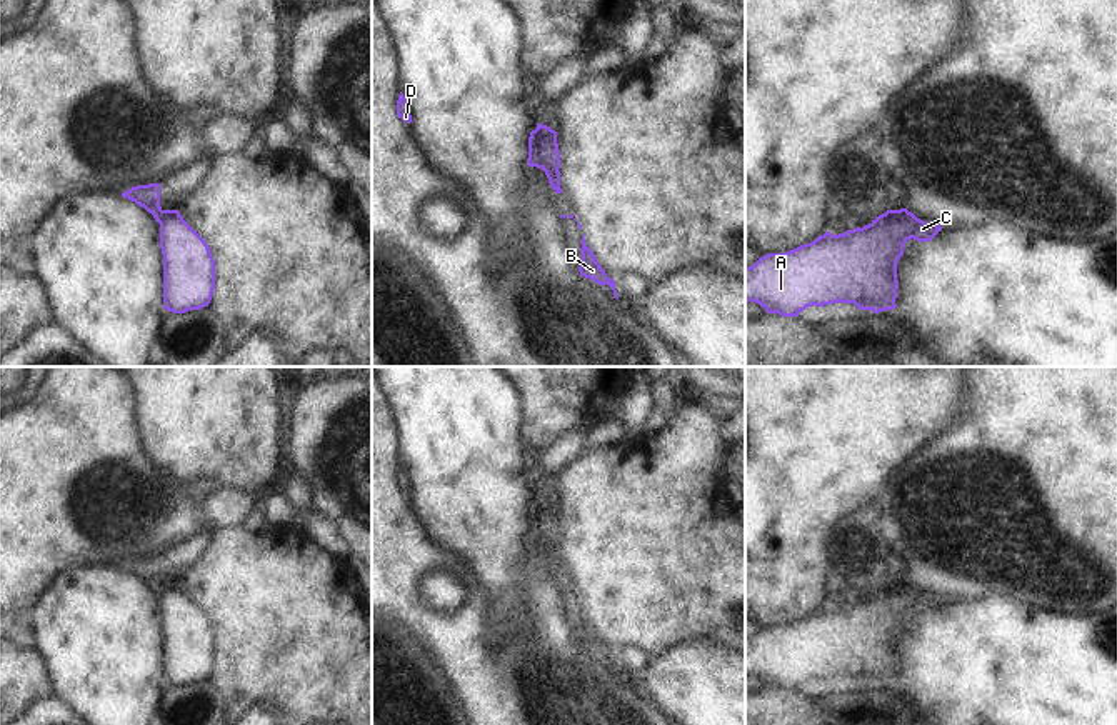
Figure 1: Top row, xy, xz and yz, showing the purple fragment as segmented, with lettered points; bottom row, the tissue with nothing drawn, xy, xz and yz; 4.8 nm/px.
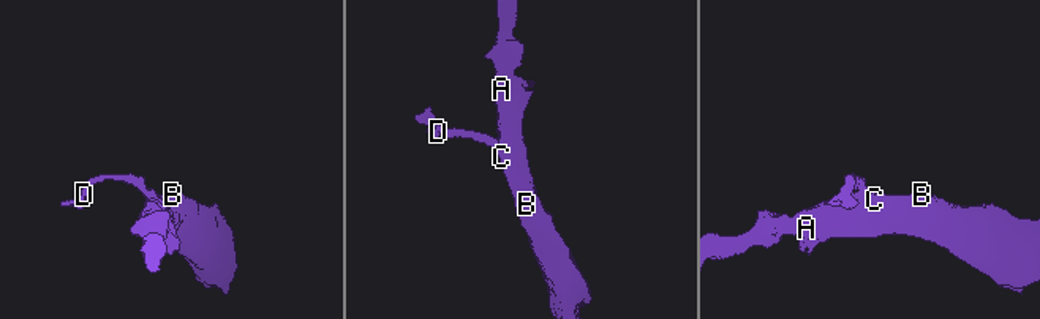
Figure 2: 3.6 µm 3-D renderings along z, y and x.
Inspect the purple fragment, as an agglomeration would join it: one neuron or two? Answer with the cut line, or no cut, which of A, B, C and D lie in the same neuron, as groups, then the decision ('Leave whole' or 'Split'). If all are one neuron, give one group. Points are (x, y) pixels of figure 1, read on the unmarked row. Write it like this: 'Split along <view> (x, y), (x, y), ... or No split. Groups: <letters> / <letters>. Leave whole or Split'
Split along xz (534, 504), (535, 539). Groups: A B C / D. Split

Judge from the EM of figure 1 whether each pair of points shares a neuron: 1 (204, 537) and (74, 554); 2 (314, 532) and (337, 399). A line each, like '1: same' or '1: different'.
1: different
2: different

